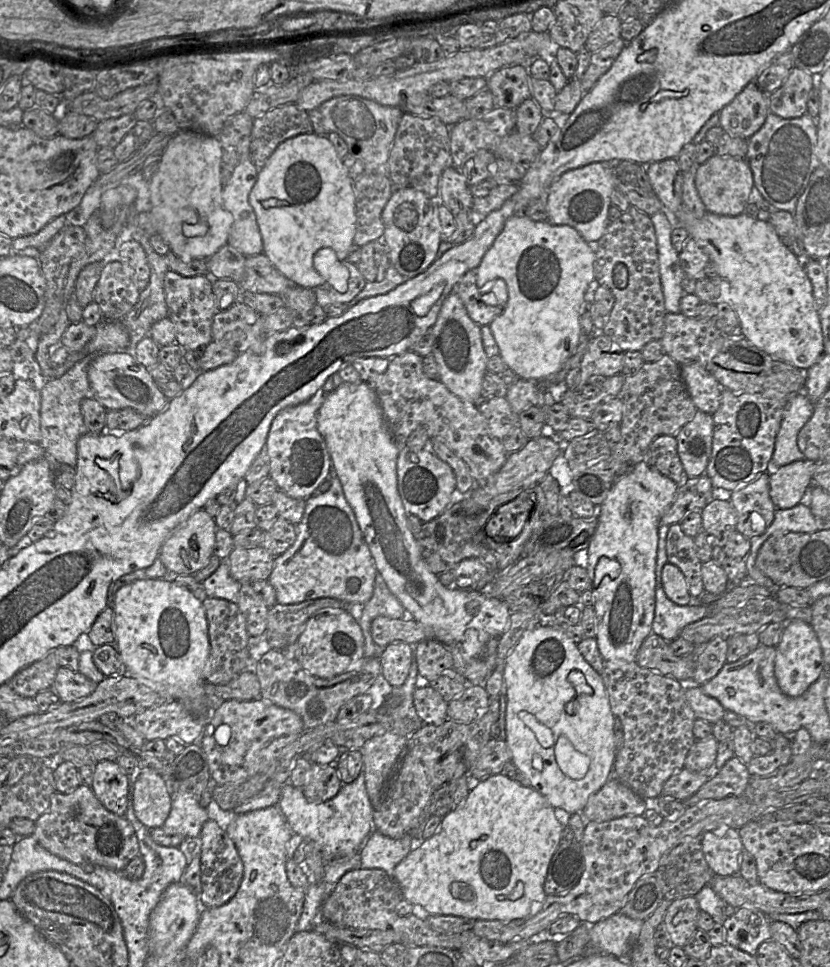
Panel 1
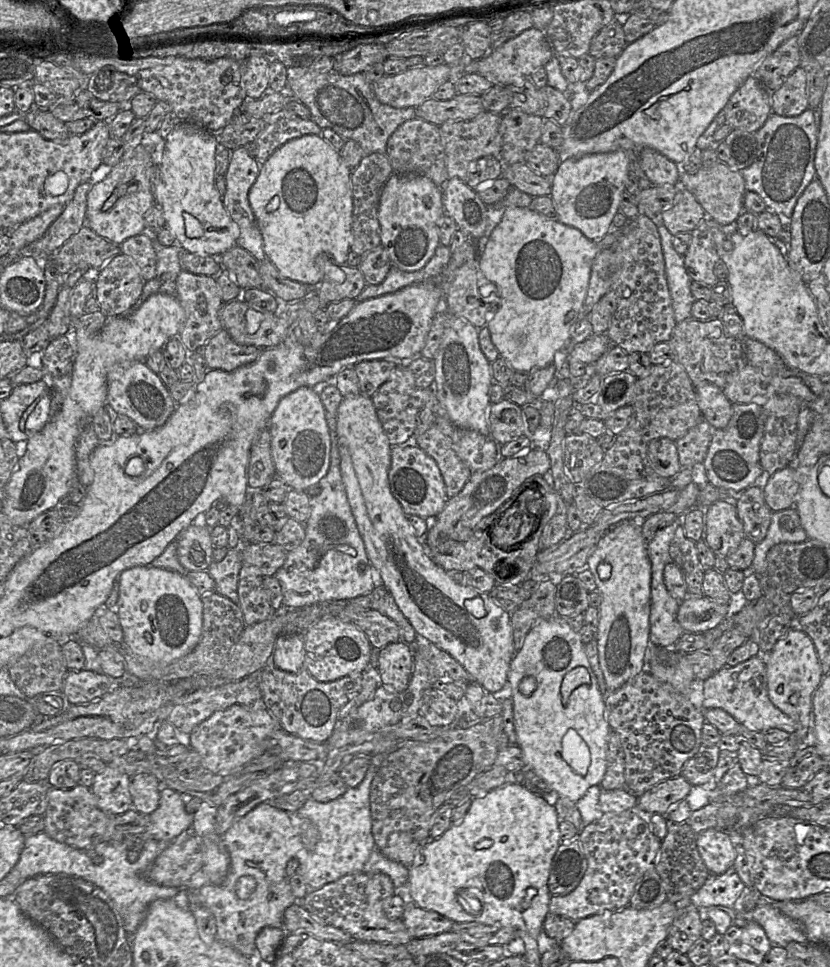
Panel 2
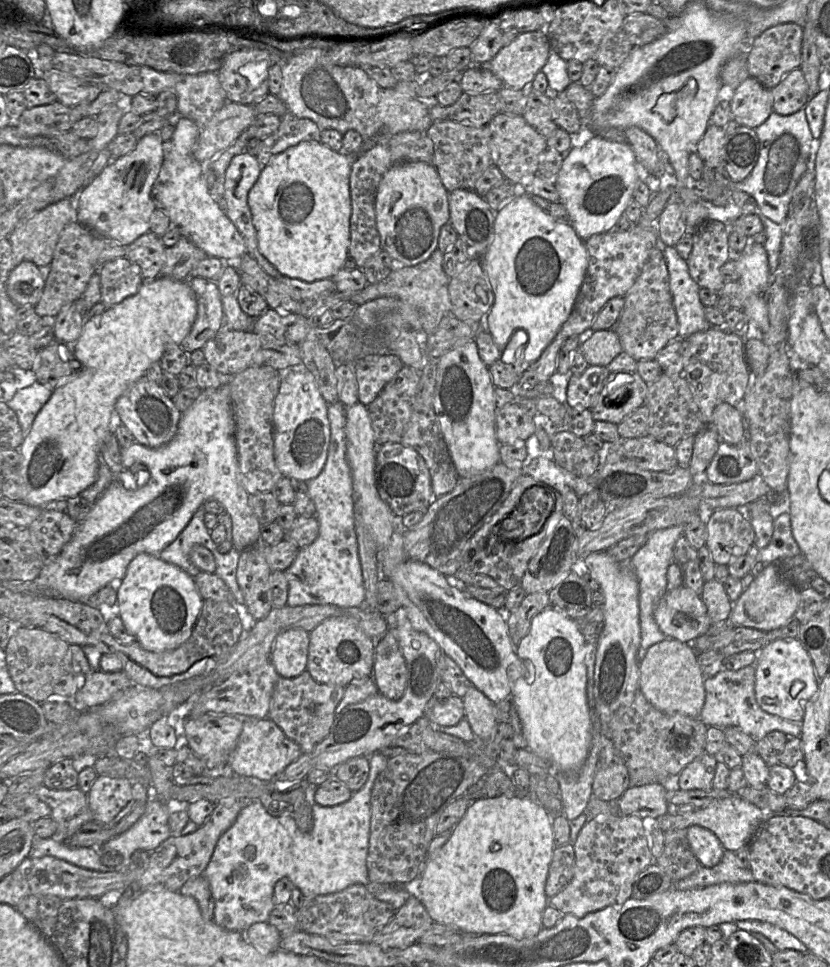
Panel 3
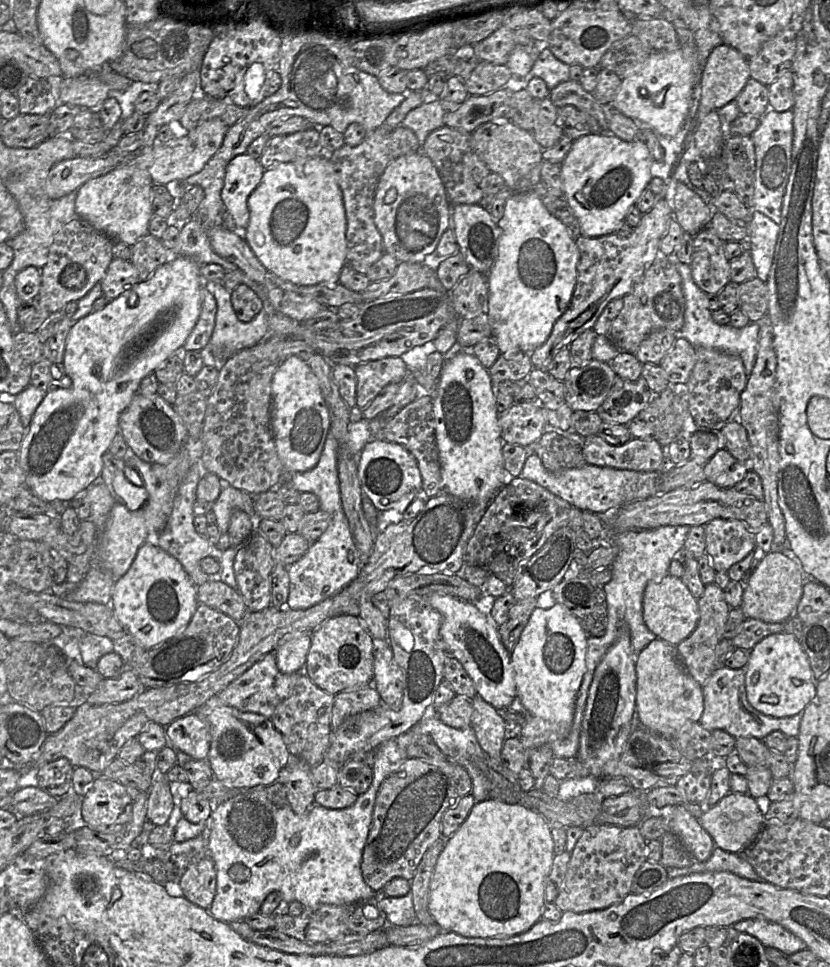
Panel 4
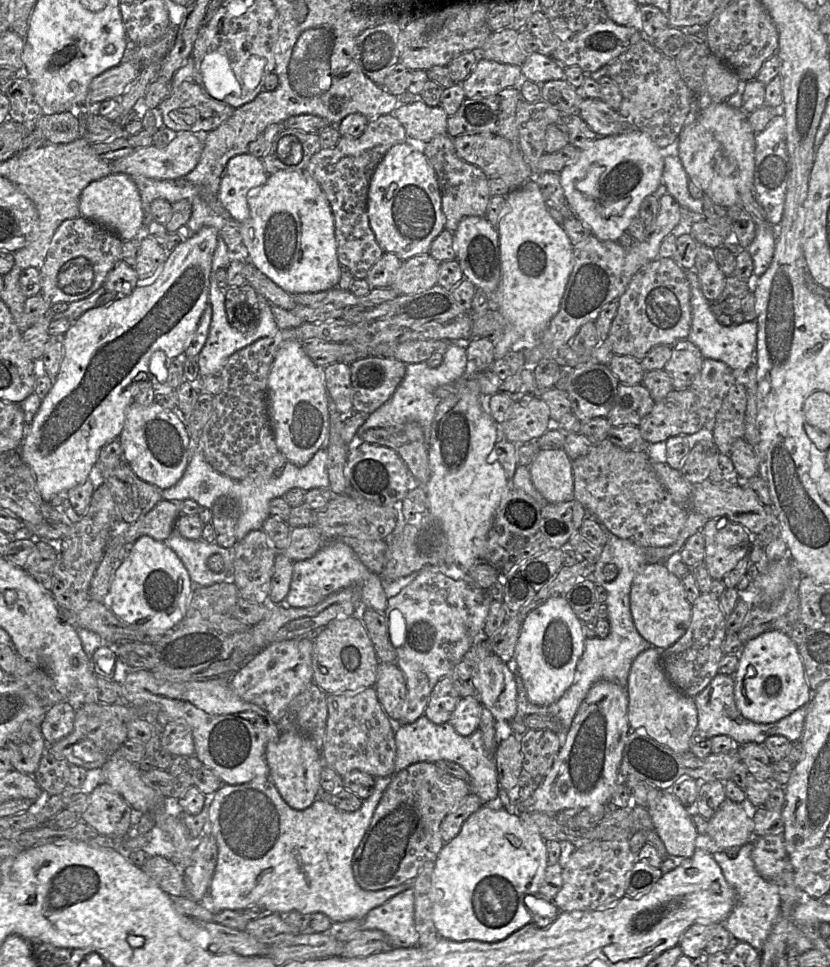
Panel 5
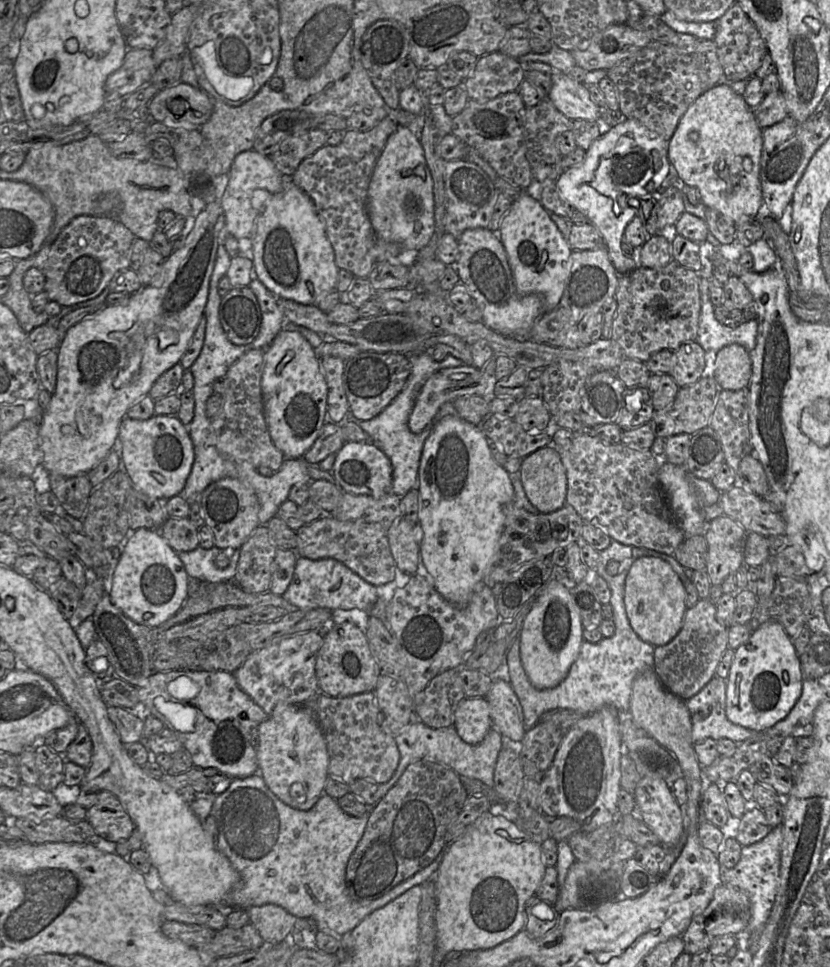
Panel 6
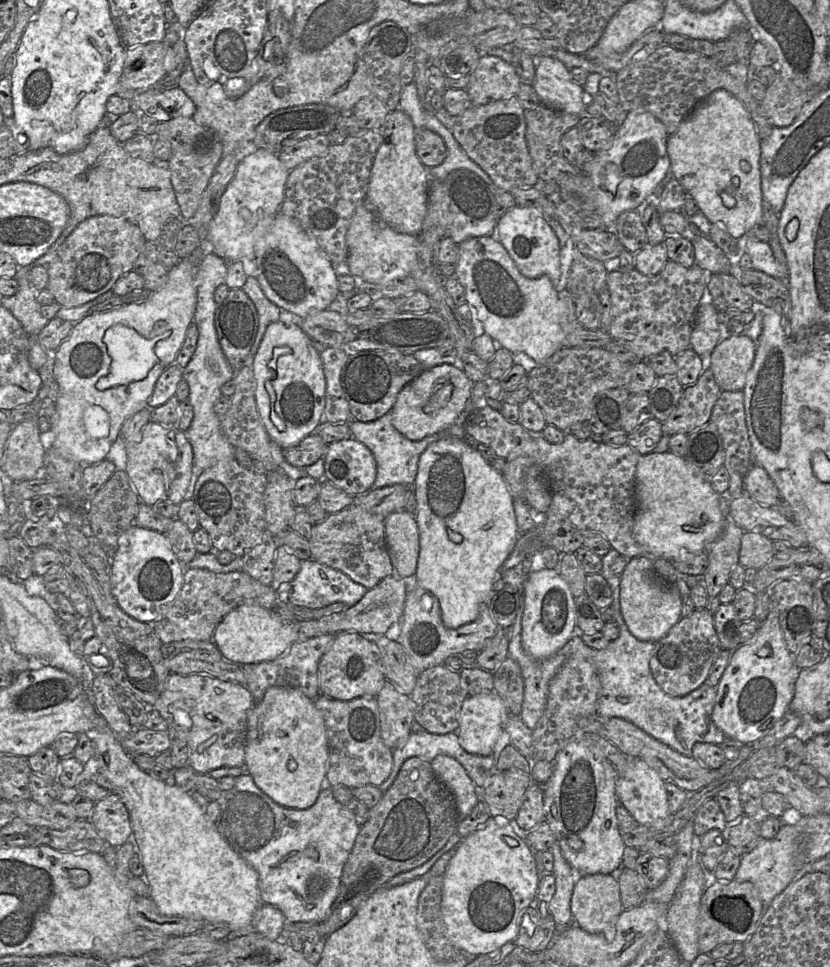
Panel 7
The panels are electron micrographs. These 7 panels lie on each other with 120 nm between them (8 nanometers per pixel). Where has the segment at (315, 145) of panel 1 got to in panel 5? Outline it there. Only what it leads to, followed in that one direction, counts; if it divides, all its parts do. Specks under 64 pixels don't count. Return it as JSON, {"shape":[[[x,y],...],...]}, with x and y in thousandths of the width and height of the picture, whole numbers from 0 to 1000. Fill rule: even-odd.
{"shape":[[[336,176],[323,181],[318,191],[299,199],[298,210],[301,224],[287,232],[287,238],[295,255],[295,265],[313,281],[351,305],[382,303],[406,297],[410,273],[406,268],[400,218],[387,193],[367,176]],[[302,236],[306,238],[305,247],[300,243]]]}

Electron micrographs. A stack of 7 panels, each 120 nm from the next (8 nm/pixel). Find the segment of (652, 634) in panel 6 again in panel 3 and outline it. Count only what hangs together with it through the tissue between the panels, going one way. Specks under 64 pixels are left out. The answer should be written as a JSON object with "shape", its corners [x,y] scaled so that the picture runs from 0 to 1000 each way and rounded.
{"shape":[[[820,605],[805,610],[788,631],[788,640],[804,660],[833,665],[855,648],[845,616]]]}

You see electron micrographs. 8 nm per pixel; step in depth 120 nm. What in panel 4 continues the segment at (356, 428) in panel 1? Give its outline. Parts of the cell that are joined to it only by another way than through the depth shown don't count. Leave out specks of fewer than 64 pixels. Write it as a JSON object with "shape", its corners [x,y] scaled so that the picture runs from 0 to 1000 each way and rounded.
{"shape":[[[522,613],[516,616],[516,623],[533,637],[530,659],[541,678],[549,680],[565,700],[569,702],[575,719],[594,730],[598,734],[613,731],[623,719],[619,692],[616,686],[616,676],[608,671],[602,657],[601,648],[590,636],[582,635],[566,623],[552,619],[543,615]]]}

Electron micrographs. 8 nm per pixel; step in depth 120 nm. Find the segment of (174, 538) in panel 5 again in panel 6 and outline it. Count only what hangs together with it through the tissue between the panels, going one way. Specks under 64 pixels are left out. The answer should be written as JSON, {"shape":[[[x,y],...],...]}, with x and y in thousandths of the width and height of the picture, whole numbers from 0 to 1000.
{"shape":[[[239,565],[231,570],[213,573],[229,598],[252,603],[282,601],[289,567],[283,568],[280,572],[278,580],[271,588],[261,587],[258,582],[260,575],[265,572],[270,572],[270,570],[260,565],[253,568]]]}

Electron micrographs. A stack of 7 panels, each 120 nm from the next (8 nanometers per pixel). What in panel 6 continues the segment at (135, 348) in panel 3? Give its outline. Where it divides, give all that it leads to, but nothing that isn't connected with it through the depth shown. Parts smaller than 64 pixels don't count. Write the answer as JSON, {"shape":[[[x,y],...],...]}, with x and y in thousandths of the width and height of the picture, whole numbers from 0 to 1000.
{"shape":[[[259,207],[246,212],[235,226],[233,236],[223,247],[222,253],[210,260],[198,270],[194,281],[180,294],[160,303],[155,311],[147,315],[125,316],[116,326],[96,332],[87,337],[76,347],[69,364],[69,393],[67,401],[61,407],[61,414],[52,427],[51,436],[47,441],[47,459],[52,467],[52,484],[57,489],[70,490],[78,493],[87,493],[105,490],[113,485],[135,465],[135,461],[143,450],[145,438],[152,430],[157,420],[171,411],[180,407],[186,395],[202,382],[217,374],[233,344],[246,325],[251,304],[253,286],[258,277],[260,262],[265,251],[265,241],[271,238],[271,224],[266,209]]]}

